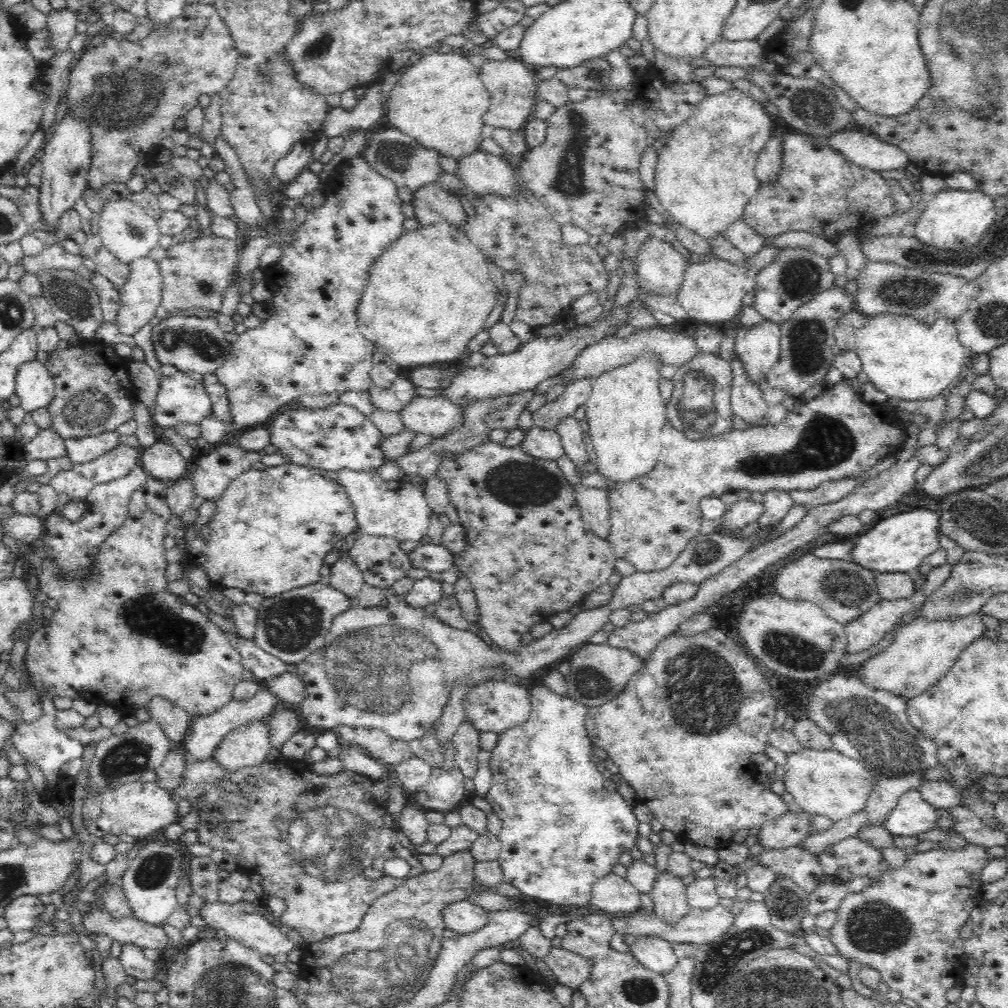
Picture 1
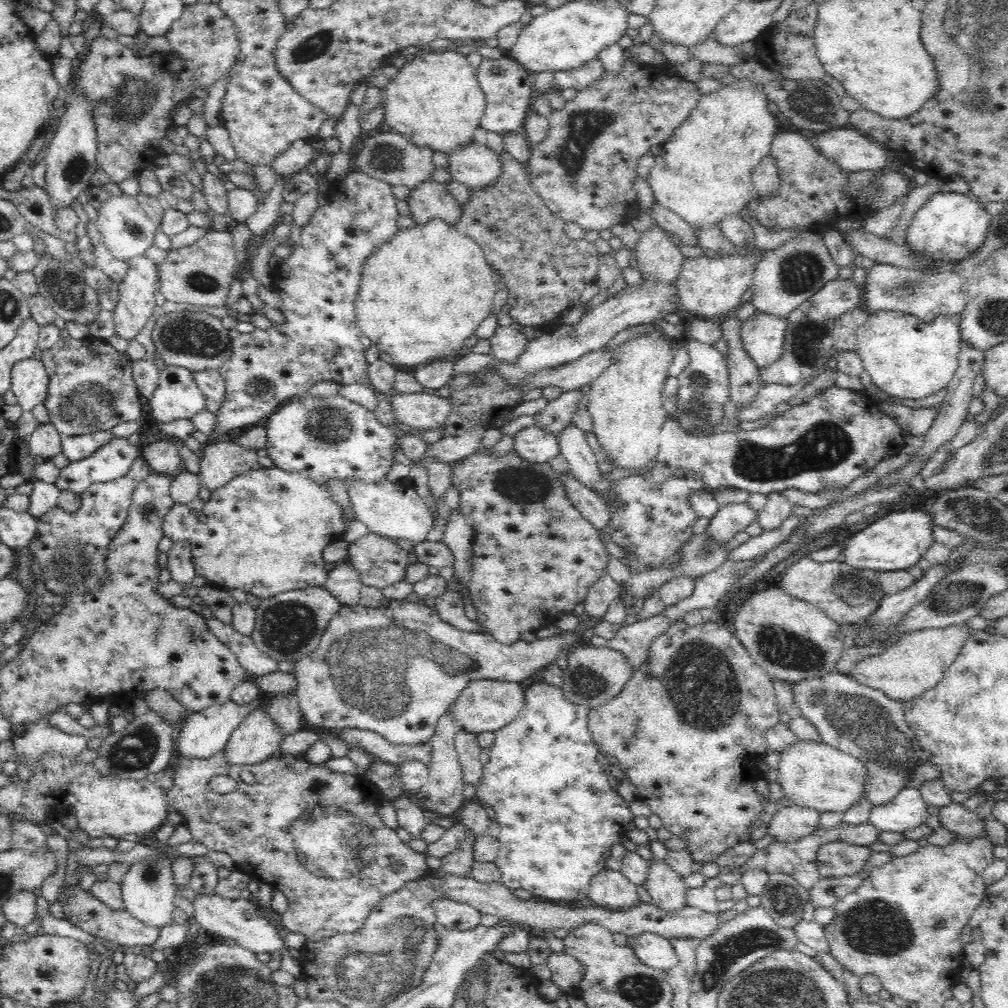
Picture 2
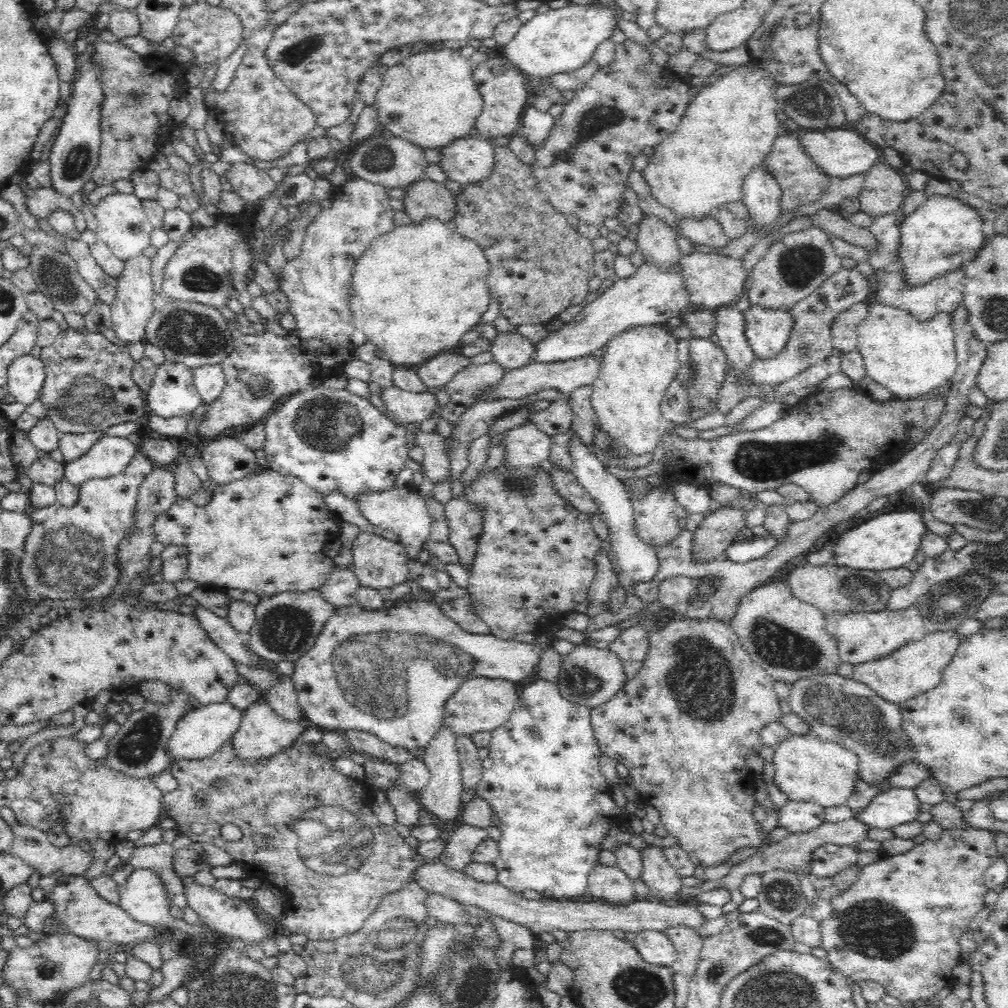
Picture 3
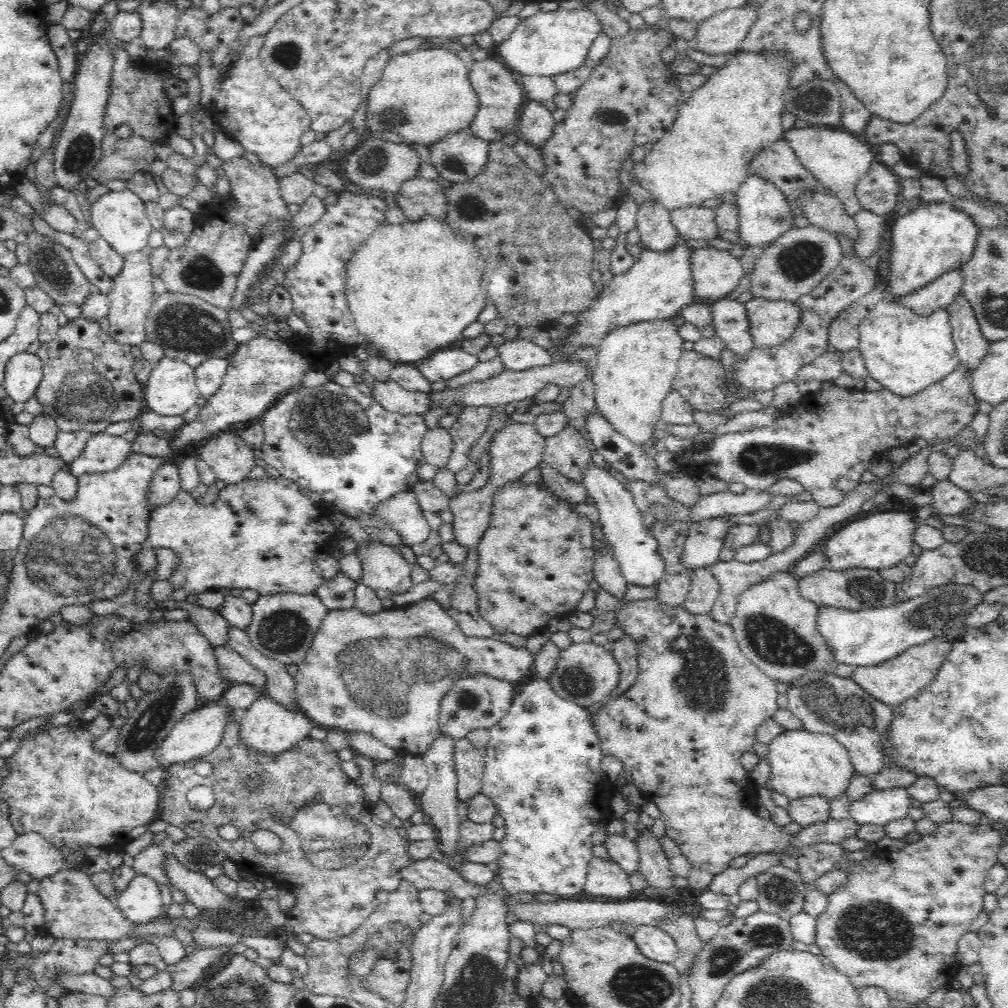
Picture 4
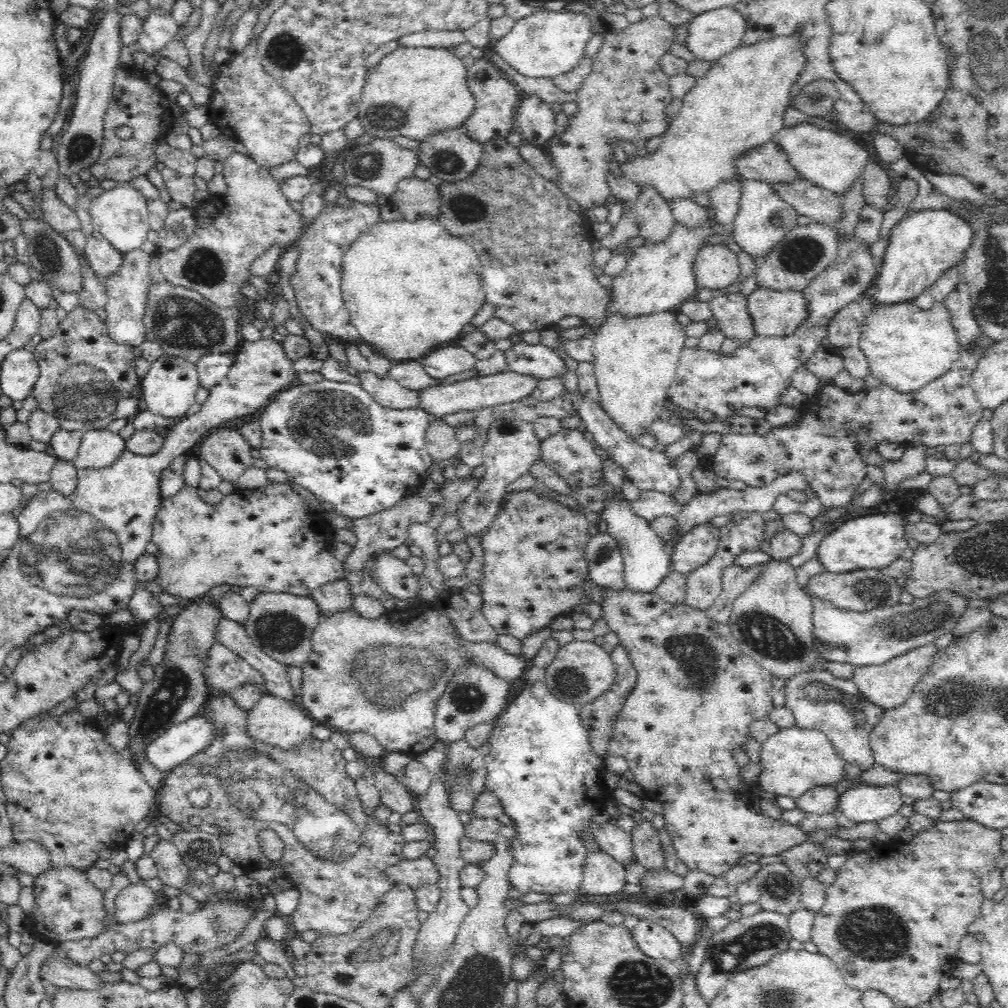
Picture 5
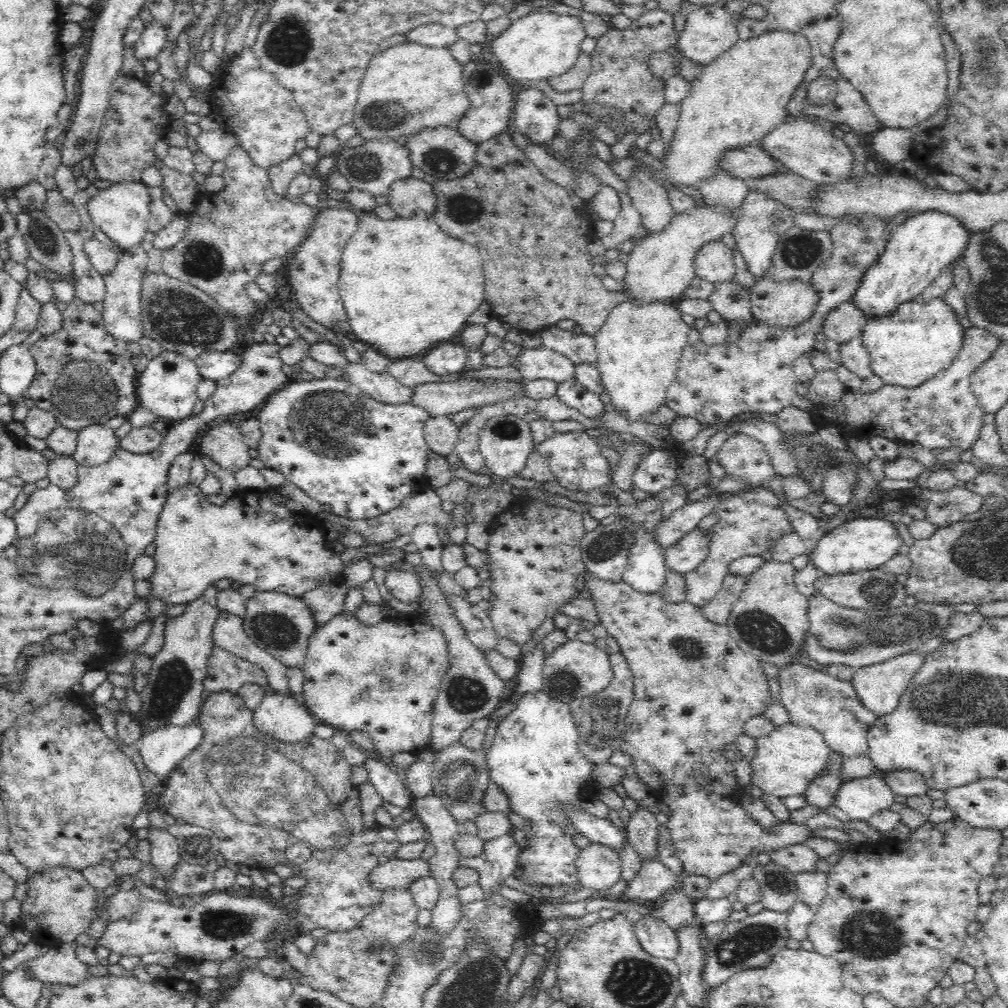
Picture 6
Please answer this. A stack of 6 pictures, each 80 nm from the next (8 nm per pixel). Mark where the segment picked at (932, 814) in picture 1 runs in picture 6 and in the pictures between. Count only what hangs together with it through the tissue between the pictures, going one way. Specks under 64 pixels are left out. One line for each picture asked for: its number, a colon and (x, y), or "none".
2: (908, 811)
3: (899, 806)
4: (879, 808)
5: (862, 804)
6: (861, 798)

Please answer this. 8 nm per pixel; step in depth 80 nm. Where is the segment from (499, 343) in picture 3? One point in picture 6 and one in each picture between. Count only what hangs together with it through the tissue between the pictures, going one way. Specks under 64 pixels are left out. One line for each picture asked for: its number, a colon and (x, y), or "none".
4: (517, 354)
5: (537, 360)
6: (543, 363)

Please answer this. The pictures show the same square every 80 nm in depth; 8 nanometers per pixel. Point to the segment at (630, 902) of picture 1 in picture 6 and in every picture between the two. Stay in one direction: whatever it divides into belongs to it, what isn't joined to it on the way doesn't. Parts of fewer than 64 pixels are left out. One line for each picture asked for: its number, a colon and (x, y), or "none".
2: (610, 888)
3: (609, 883)
4: (605, 878)
5: (602, 874)
6: (599, 867)

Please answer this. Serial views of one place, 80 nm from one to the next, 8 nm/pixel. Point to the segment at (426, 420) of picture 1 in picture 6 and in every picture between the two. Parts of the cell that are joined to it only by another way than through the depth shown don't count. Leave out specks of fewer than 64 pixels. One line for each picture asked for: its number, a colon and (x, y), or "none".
2: (418, 410)
3: (410, 407)
4: (390, 395)
5: (386, 391)
6: (383, 387)

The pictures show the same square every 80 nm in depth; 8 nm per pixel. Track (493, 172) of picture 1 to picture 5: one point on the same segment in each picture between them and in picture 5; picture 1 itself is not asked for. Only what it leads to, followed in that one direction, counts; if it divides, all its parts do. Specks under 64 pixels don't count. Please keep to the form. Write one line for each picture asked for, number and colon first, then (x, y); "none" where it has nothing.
2: (476, 165)
3: (468, 161)
4: (461, 156)
5: (452, 155)

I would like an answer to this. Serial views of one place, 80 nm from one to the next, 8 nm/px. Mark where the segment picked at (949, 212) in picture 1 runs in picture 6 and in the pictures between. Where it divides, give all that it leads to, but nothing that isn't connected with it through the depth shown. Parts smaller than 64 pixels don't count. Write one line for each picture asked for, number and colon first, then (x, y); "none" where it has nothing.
2: (950, 224)
3: (944, 234)
4: (935, 238)
5: (923, 245)
6: (914, 254)

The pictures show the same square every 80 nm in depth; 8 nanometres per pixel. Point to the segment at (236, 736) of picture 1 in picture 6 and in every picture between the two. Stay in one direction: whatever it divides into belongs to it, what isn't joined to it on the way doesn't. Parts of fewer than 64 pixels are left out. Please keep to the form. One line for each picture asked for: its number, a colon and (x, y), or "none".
2: (257, 739)
3: (262, 733)
4: (267, 727)
5: (272, 720)
6: (283, 717)

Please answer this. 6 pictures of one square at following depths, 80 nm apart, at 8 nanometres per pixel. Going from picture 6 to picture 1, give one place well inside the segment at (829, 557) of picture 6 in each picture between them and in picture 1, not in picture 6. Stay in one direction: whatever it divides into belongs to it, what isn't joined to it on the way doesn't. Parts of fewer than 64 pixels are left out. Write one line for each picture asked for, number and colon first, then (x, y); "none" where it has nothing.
1: (899, 543)
2: (895, 542)
3: (891, 540)
4: (882, 540)
5: (874, 541)

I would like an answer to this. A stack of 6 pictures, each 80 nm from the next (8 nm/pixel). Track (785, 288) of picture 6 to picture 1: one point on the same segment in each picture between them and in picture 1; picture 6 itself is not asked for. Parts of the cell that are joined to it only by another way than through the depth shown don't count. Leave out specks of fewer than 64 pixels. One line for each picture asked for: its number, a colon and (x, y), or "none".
1: (758, 348)
2: (763, 336)
3: (768, 331)
4: (772, 322)
5: (774, 314)

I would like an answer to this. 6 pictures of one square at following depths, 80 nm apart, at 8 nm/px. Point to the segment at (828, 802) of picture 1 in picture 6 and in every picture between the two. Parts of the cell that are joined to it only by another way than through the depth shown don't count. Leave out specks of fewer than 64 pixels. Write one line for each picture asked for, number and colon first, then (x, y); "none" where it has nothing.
2: (813, 774)
3: (808, 769)
4: (803, 764)
5: (795, 760)
6: (787, 760)

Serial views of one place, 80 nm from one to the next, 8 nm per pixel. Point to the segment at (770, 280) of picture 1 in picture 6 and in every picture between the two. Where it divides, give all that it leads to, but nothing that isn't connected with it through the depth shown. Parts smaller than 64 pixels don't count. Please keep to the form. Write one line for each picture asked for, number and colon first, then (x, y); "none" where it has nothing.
2: (786, 277)
3: (792, 268)
4: (796, 262)
5: (804, 252)
6: (800, 252)

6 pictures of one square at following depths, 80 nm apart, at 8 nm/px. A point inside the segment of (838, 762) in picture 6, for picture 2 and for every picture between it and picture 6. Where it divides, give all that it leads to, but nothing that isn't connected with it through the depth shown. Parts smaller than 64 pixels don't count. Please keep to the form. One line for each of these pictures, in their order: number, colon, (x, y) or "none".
2: (792, 822)
3: (795, 817)
4: (806, 812)
5: (820, 801)

